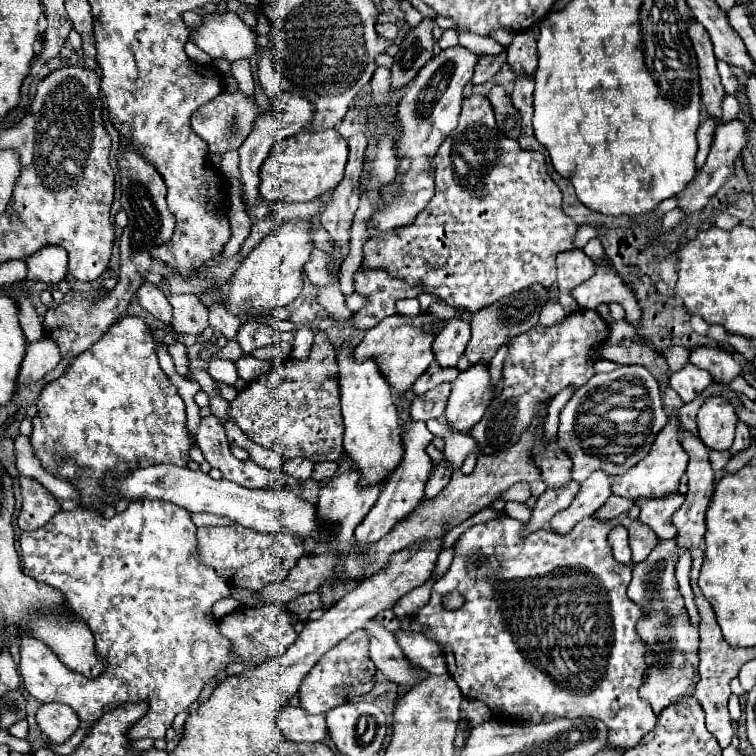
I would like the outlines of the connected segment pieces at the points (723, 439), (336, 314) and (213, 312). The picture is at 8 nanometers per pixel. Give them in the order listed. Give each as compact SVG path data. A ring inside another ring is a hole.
M708 398L698 410L698 438L710 450L728 450L734 442L736 424L734 406L726 398Z
M332 282L330 286L318 290L318 304L324 306L324 310L334 318L334 322L346 322L352 312L344 304L342 292L338 292L338 282Z
M218 302L218 304L214 304L210 308L210 326L216 332L224 334L226 340L234 340L236 338L236 332L240 328L240 324L242 324L240 318L234 316L234 314L230 314L222 302Z

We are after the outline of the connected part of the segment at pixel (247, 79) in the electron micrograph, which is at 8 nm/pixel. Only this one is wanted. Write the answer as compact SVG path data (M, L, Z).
M240 59L231 63L228 71L239 85L239 89L254 98L254 80L249 60Z

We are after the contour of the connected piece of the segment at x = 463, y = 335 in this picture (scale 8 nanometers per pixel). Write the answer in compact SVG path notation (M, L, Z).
M458 318L446 320L446 326L432 342L436 364L442 368L454 368L460 356L464 354L468 340L470 340L470 324L466 320Z

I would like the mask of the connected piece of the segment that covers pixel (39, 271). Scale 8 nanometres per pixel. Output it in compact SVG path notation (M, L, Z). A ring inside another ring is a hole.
M46 246L34 252L28 260L28 280L44 282L44 284L58 284L66 278L68 272L68 254L58 246Z

